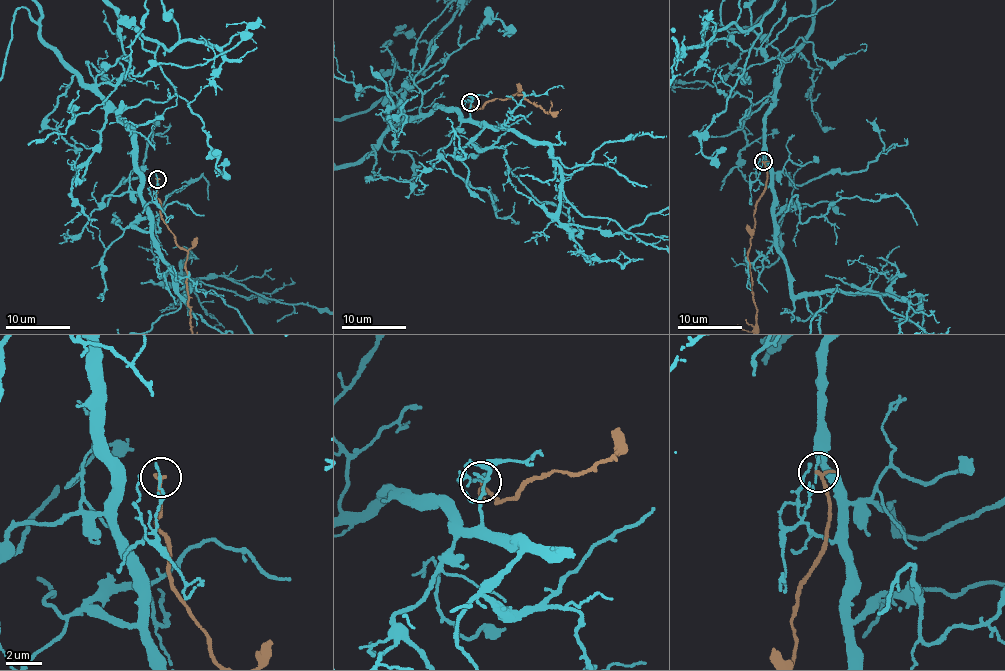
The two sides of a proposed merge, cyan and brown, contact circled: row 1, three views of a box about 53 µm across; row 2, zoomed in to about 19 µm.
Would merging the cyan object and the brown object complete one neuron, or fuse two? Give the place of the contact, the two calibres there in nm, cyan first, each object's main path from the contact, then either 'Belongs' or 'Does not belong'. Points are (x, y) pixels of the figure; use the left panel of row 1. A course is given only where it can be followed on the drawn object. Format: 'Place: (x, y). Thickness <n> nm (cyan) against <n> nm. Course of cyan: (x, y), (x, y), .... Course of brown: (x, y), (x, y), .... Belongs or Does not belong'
Place: (157, 179). Thickness 130 nm (cyan) against 240 nm. Course of brown: (157, 179), (155, 197), (160, 201), (162, 220), (175, 242), (187, 251). Does not belong

